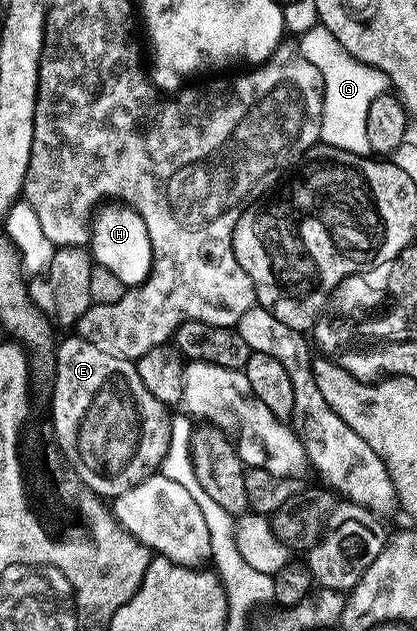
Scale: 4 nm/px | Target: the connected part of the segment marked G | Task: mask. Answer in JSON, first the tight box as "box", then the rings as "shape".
{"box":[307,37,390,156],"shape":[[[331,37],[331,56],[339,60],[335,68],[331,64],[319,64],[315,56],[308,56],[307,61],[317,67],[323,80],[323,118],[320,141],[330,149],[368,156],[372,153],[368,136],[368,112],[373,99],[384,95],[390,89],[390,80],[383,71],[360,64],[351,58],[340,43]]]}

